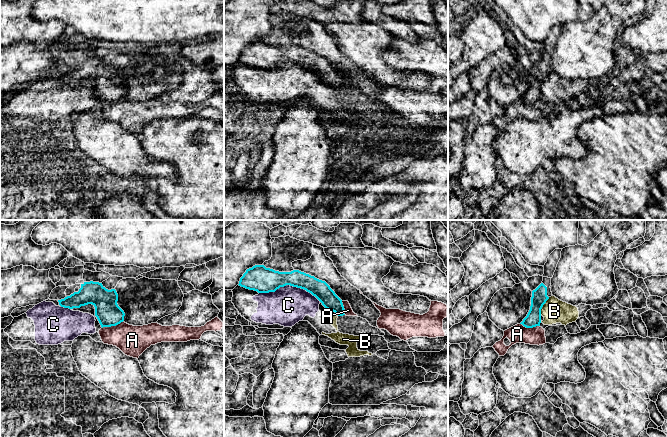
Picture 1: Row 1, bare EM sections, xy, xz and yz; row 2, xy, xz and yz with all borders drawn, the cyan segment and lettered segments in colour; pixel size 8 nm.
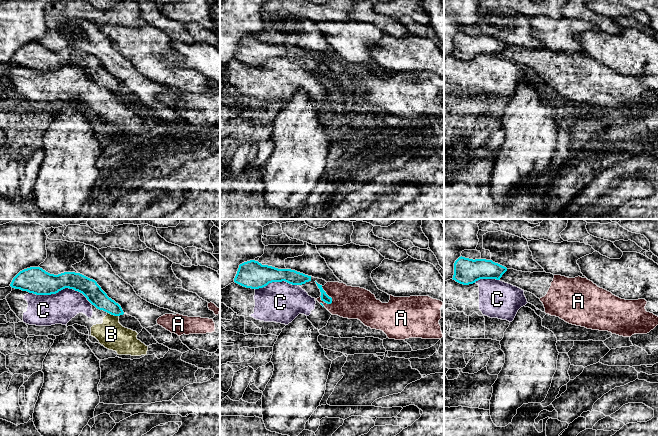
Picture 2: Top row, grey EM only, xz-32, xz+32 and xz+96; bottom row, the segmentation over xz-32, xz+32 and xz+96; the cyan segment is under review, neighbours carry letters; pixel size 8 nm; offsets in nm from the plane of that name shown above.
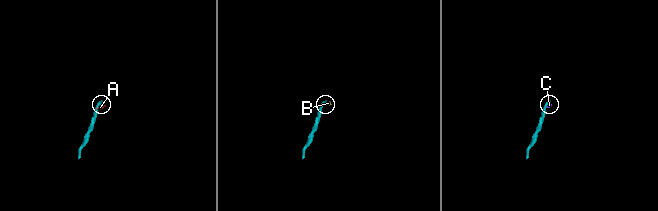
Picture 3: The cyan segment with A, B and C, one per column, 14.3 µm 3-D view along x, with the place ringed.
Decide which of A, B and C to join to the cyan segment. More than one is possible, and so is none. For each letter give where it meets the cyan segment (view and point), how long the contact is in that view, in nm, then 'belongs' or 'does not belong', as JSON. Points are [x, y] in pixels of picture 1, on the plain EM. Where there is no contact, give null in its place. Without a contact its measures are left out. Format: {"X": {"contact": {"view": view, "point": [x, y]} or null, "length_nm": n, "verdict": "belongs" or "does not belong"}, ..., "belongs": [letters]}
{"A": {"contact": {"view": "xy", "point": [112, 101]}, "length_nm": 190, "verdict": "does not belong"}, "B": {"contact": {"view": "yz", "point": [542, 82]}, "length_nm": 160, "verdict": "does not belong"}, "C": {"contact": {"view": "xz", "point": [290, 61]}, "length_nm": 500, "verdict": "does not belong"}, "belongs": []}

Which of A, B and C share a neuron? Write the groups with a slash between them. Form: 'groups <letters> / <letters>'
groups A / B C

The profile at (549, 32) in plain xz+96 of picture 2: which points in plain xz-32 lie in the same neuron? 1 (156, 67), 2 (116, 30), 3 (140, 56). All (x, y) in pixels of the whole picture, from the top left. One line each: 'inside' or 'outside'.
1: inside
2: inside
3: inside

